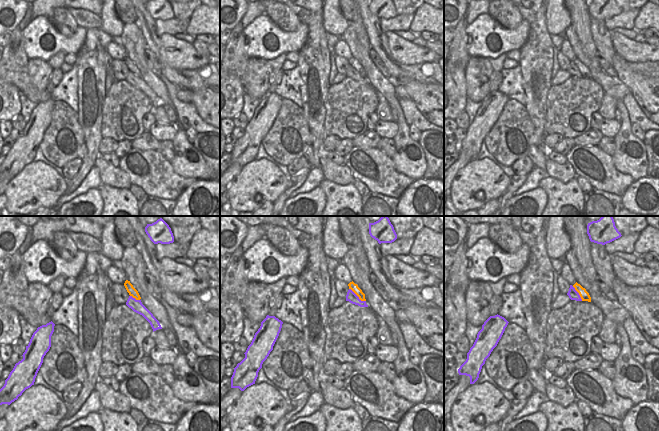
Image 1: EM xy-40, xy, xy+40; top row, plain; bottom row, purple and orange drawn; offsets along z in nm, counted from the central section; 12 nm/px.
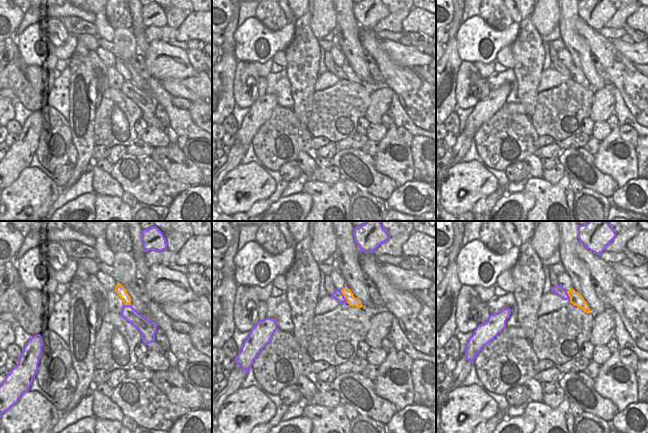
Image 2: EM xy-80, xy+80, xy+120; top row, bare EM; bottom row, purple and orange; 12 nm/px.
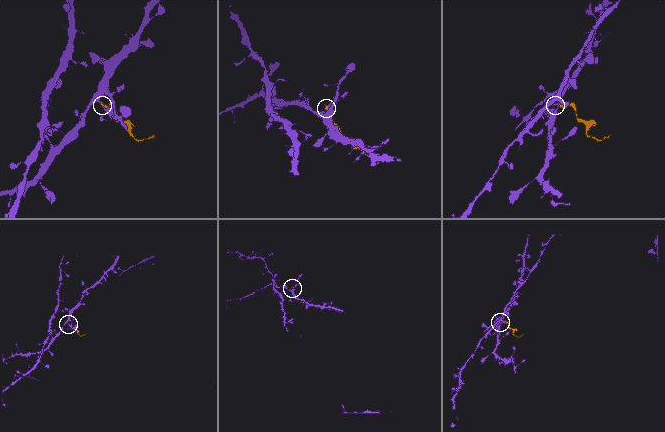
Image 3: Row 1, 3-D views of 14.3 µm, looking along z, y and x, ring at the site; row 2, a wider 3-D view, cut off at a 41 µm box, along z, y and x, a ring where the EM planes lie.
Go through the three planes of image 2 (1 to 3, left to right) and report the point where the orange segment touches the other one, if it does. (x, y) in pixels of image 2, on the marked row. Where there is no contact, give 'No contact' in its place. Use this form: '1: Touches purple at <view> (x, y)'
1: Touches purple at xy-80 (127, 305)
2: Touches purple at xy+80 (344, 297)
3: Touches purple at xy+120 (568, 295).

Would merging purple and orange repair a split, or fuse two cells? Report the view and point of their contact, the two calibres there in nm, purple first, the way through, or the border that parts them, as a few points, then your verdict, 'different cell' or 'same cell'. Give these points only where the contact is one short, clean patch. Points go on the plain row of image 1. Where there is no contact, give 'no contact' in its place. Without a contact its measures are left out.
meets purple in xy at (357, 72); 120 nm thick on the purple side, 100 nm on the other; border along xy (349, 64), (361, 76), (365, 77); different cell

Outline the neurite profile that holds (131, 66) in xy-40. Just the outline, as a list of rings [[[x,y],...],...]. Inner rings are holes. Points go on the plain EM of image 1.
[[[126,56],[125,59],[124,59],[124,62],[125,62],[125,64],[126,64],[126,66],[127,66],[127,68],[129,69],[130,72],[135,74],[136,76],[141,75],[138,67],[133,63],[133,61],[130,59],[130,57]]]

